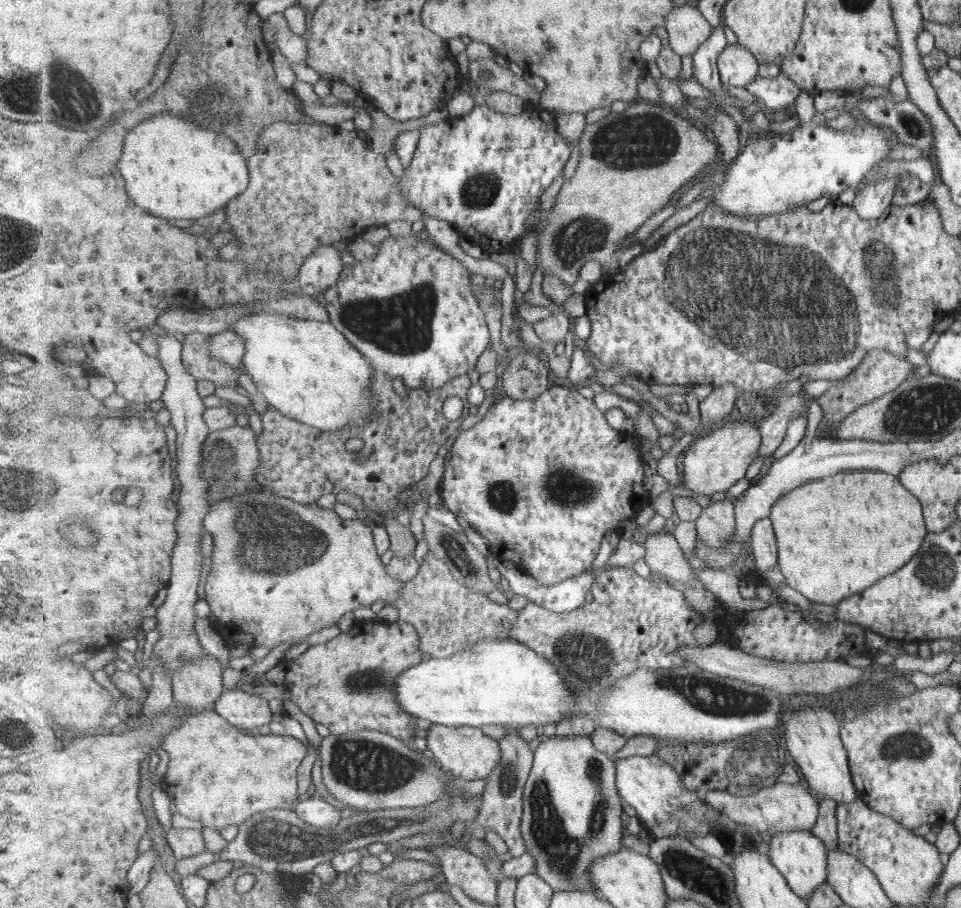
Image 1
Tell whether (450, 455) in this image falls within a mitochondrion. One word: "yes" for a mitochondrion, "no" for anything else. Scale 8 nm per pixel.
no

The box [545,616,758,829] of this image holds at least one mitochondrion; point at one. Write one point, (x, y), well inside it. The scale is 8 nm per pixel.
(588, 656)

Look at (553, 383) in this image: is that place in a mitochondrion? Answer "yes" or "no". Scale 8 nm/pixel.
no

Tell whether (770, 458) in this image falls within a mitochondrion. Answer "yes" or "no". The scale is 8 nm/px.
no

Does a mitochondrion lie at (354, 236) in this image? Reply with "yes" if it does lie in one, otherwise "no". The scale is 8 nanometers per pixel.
no

